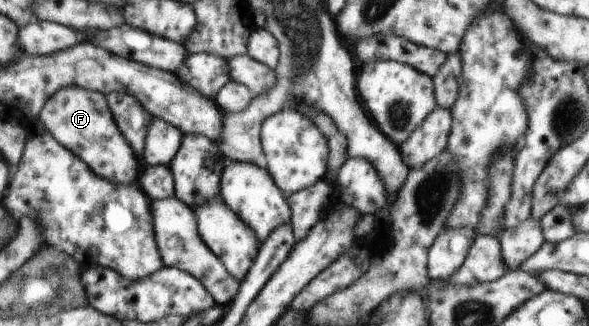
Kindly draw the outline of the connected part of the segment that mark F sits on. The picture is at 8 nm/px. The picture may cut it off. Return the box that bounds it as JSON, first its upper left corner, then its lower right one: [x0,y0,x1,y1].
[39,86,142,184]

